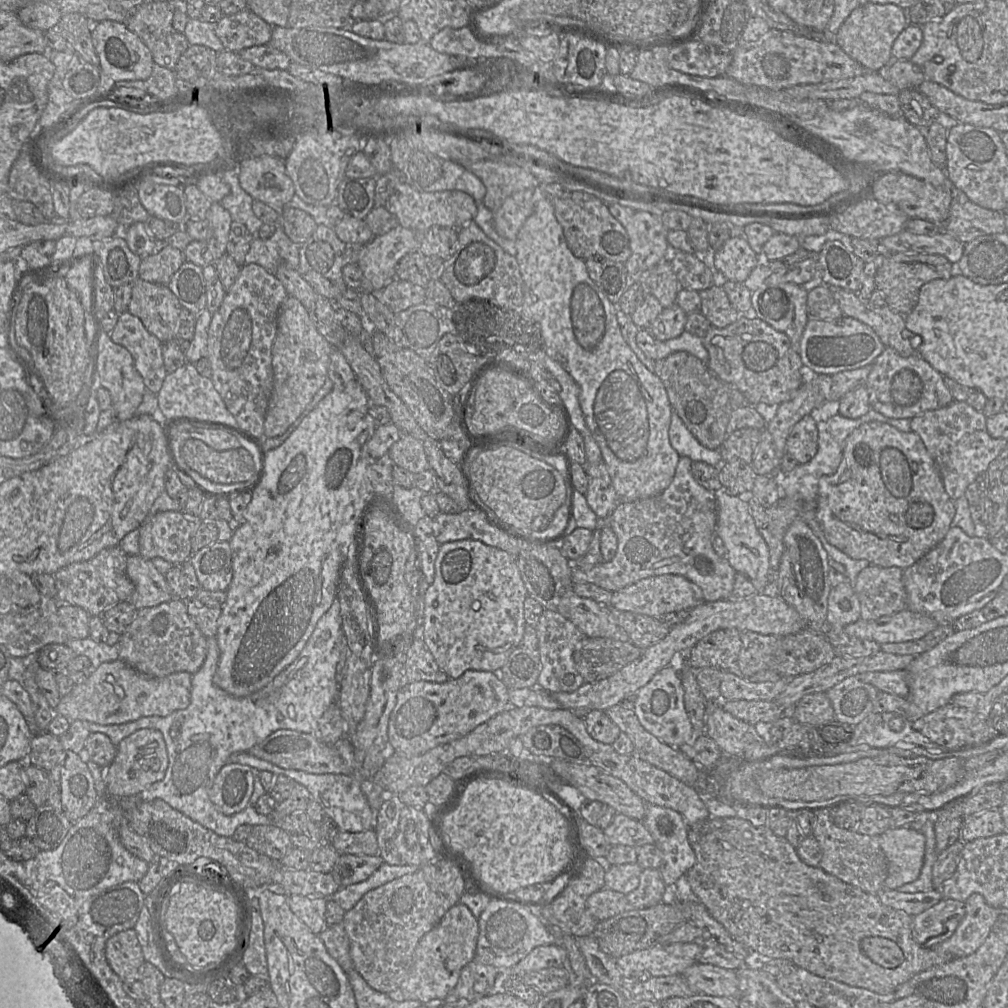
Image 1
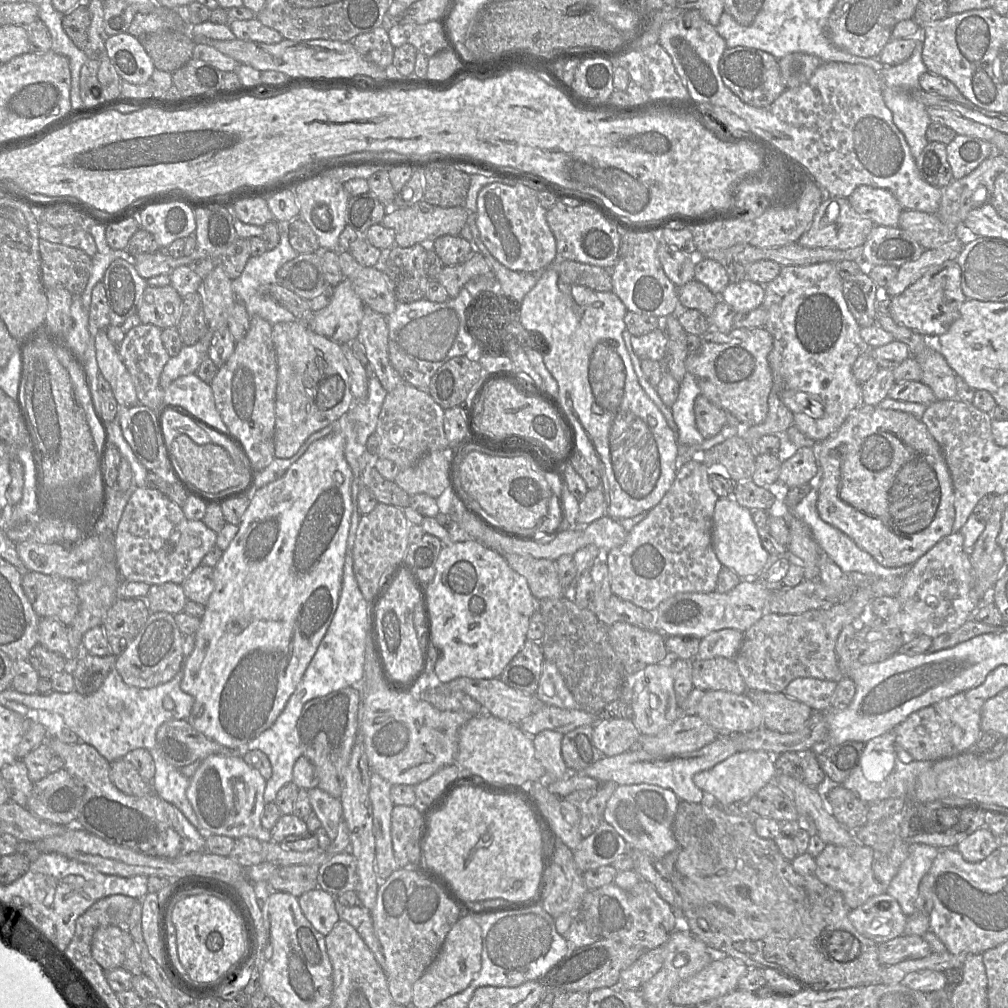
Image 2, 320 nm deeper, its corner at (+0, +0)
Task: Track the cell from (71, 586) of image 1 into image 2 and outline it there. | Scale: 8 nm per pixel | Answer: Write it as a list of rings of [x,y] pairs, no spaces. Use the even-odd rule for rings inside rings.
[[[28,570],[22,575],[21,585],[41,619],[55,618],[67,626],[75,618],[79,609],[77,582]]]

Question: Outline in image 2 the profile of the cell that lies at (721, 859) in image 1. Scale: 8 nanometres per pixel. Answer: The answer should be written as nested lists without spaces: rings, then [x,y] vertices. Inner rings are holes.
[[[680,801],[672,823],[672,832],[676,840],[676,848],[663,859],[666,873],[681,898],[680,921],[690,933],[703,941],[718,954],[728,955],[747,967],[774,969],[802,988],[818,991],[864,987],[881,984],[884,967],[878,959],[878,945],[873,940],[860,934],[849,920],[850,907],[843,895],[832,887],[822,883],[815,874],[800,874],[796,872],[791,861],[787,860],[773,839],[760,837],[754,828],[751,815],[726,812],[722,807],[708,802],[692,803]]]

